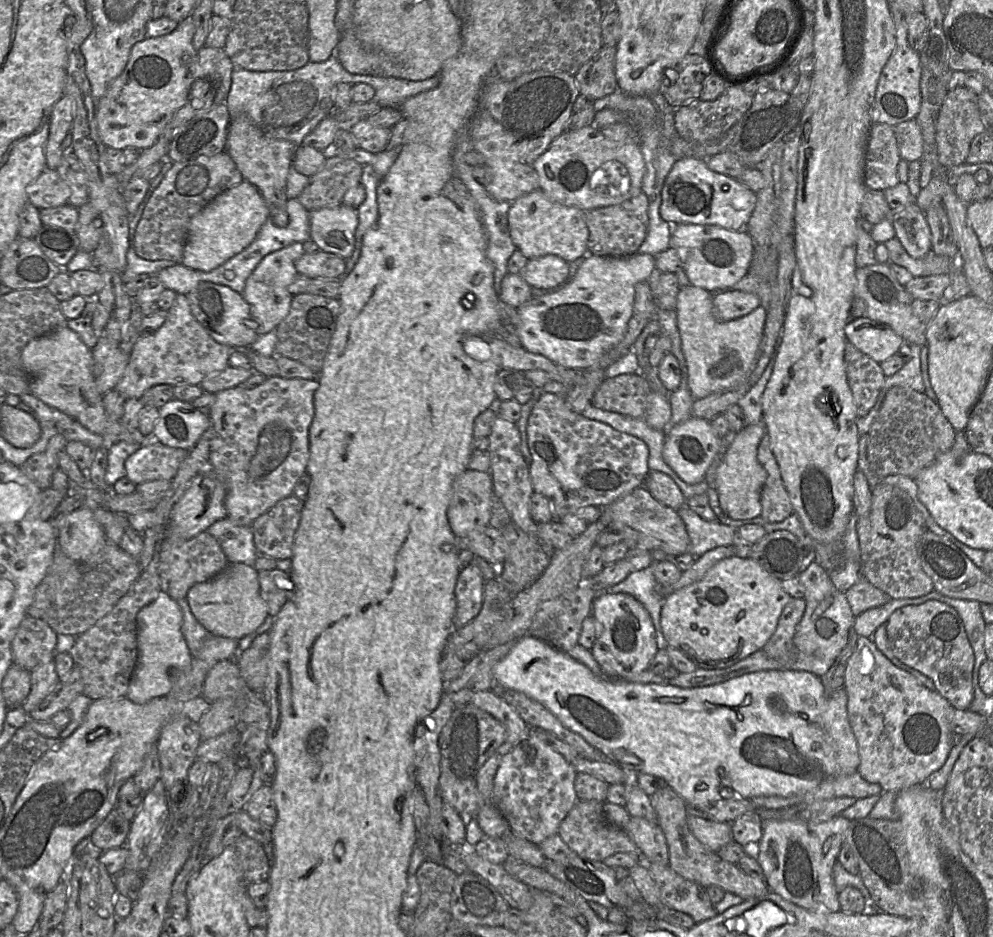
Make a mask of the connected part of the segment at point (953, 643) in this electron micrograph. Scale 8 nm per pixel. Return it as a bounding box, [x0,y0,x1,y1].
[886,600,975,710]

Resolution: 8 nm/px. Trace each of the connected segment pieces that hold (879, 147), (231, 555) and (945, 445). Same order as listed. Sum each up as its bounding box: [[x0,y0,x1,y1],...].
[[864,123,901,191],[207,518,259,566],[867,386,956,478]]

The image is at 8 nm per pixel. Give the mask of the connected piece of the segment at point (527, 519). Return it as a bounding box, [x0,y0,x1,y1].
[489,415,537,536]

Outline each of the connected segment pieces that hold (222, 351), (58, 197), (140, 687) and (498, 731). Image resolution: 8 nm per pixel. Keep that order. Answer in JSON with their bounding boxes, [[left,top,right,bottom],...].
[[115,294,240,399],[27,168,71,209],[126,591,191,704],[439,703,506,819]]

